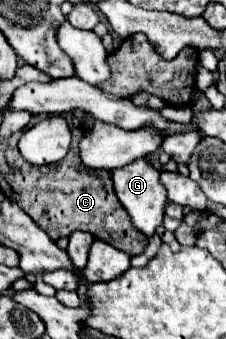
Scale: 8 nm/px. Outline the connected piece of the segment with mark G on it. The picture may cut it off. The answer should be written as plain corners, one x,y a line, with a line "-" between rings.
139,159
125,167
113,169
111,177
115,183
115,193
121,201
121,205
127,209
133,225
141,233
151,237
155,233
155,229
163,223
163,213
165,213
165,205
167,205
167,193
159,181
159,171
153,165
149,165
145,159

